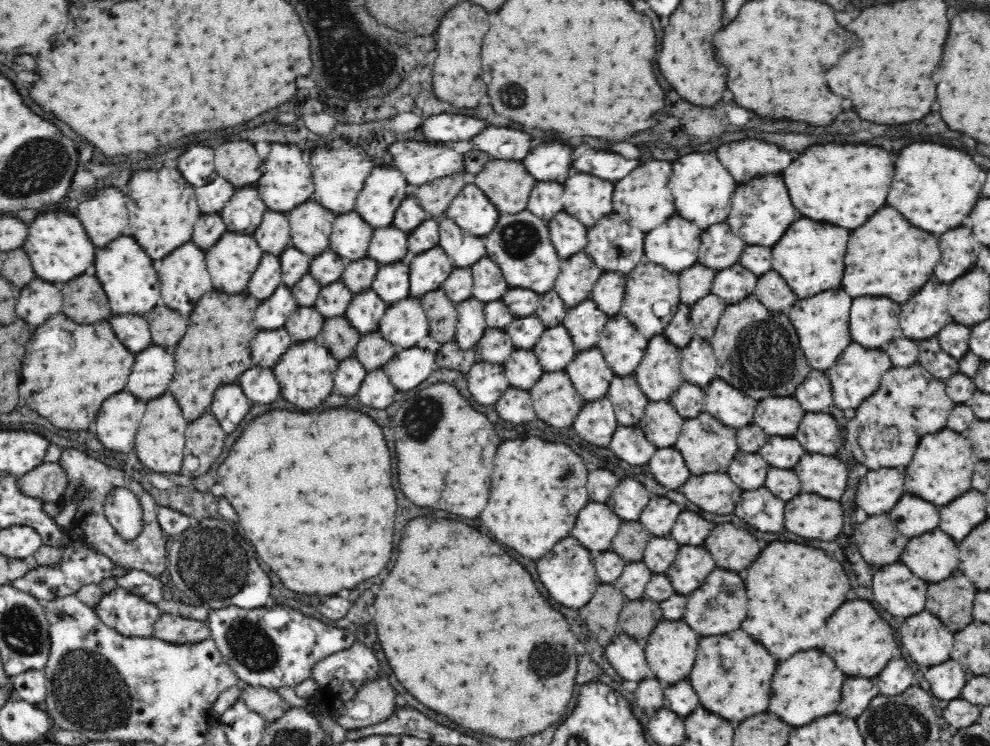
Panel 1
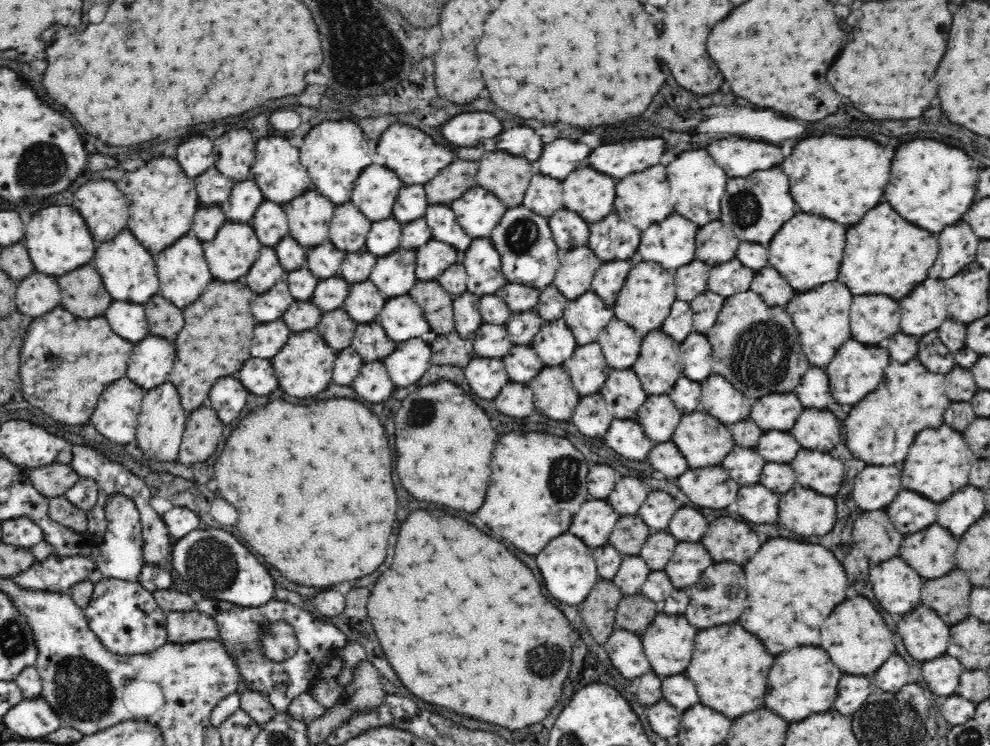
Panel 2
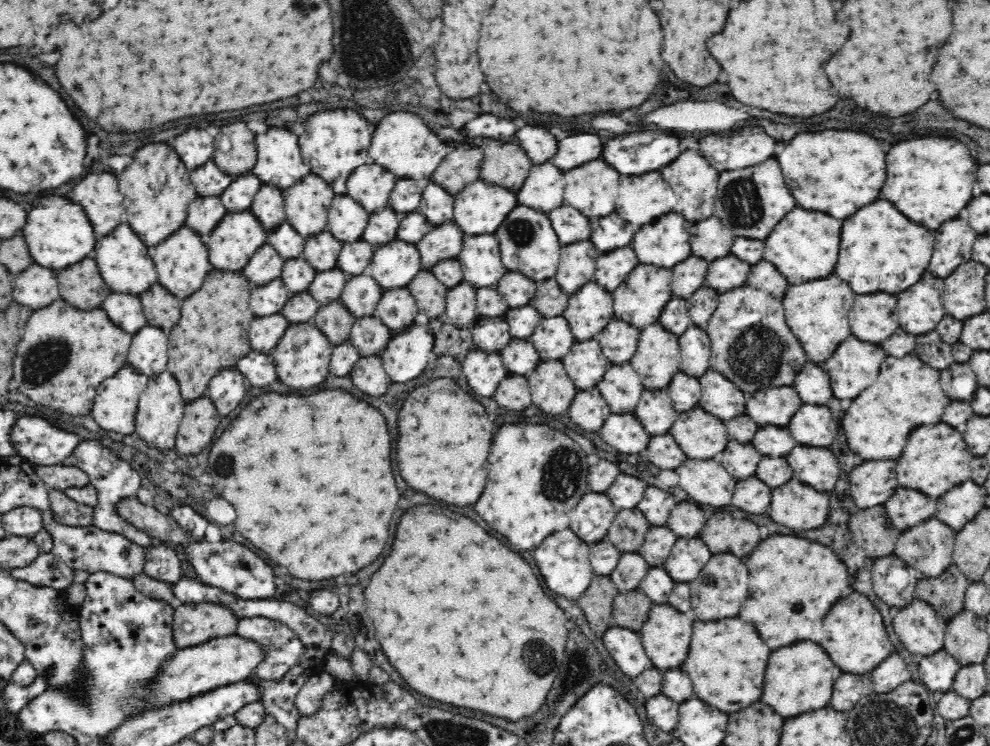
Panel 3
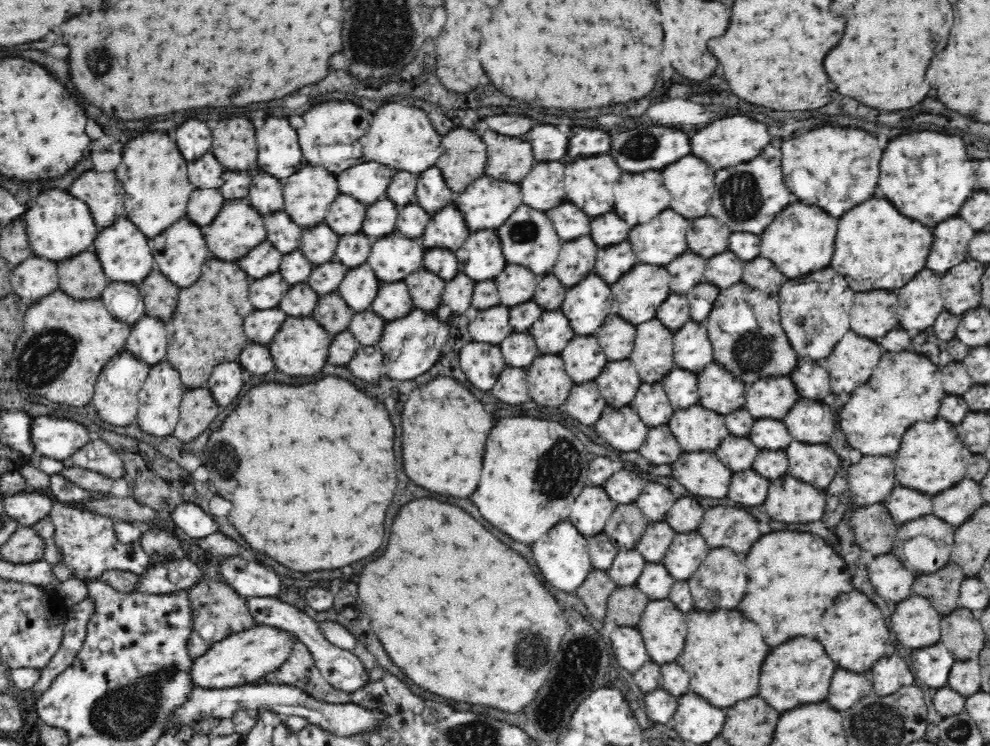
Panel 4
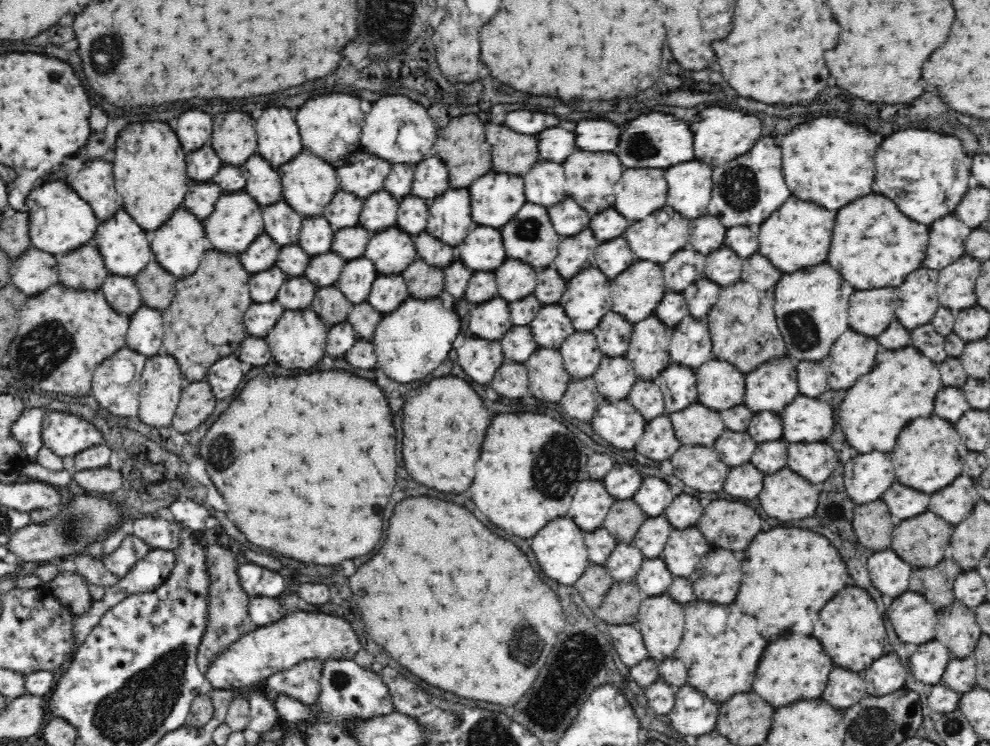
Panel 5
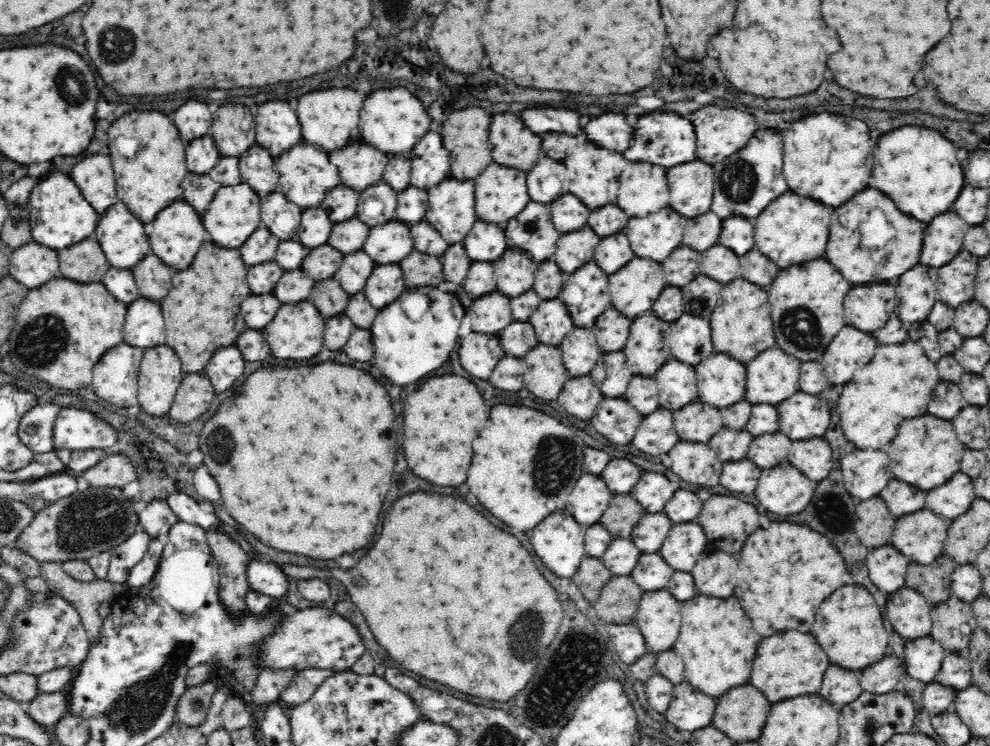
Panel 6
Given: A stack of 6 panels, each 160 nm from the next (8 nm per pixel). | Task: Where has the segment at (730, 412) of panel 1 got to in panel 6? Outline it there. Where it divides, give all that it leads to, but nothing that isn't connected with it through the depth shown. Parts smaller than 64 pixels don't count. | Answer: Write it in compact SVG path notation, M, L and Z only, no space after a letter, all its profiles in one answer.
M711 354L695 366L699 400L717 409L732 406L745 398L745 363L728 354Z

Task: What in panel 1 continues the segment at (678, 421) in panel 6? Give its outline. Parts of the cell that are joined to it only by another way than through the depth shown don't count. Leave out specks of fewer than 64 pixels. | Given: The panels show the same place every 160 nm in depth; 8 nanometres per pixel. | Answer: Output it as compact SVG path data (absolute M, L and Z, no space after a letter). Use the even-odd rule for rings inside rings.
M704 412L704 414L698 414L692 420L685 419L672 448L683 454L683 459L691 474L698 476L698 474L704 474L704 472L726 473L728 464L732 462L732 458L738 452L736 430L722 424L717 418L712 418L710 414ZM706 426L712 428L712 430L708 432Z

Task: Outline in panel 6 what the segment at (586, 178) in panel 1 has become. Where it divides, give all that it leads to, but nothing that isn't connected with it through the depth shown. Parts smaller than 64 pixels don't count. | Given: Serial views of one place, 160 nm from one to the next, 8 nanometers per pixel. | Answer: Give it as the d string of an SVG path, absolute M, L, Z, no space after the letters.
M584 142L576 148L574 154L570 154L564 160L564 166L566 166L566 176L568 176L568 190L574 196L578 196L588 208L598 208L598 206L616 202L616 192L620 186L618 178L626 166L626 160L622 154L614 150L598 148L592 142Z

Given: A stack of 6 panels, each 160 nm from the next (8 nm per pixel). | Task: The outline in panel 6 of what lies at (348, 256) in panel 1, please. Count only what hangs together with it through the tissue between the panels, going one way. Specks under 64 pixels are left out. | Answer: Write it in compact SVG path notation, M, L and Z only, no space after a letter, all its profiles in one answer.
M345 184L334 186L320 204L333 223L356 217L360 193Z

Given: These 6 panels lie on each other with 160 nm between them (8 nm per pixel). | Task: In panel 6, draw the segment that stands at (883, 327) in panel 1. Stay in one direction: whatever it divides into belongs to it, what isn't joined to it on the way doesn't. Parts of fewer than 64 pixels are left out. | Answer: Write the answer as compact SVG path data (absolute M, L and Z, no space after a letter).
M888 284L854 286L844 302L844 316L848 325L858 330L874 332L882 328L894 314L896 288Z

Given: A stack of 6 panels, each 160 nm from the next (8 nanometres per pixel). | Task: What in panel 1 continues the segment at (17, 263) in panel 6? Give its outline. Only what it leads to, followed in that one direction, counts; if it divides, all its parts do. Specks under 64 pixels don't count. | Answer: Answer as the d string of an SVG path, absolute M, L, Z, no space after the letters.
M36 278L20 290L15 311L35 328L62 311L62 294L54 284Z

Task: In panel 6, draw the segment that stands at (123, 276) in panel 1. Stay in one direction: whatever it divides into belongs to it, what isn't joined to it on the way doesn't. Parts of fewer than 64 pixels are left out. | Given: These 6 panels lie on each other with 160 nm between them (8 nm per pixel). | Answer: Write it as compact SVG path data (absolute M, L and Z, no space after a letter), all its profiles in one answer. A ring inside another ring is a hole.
M122 202L114 204L100 218L96 228L96 240L100 242L108 262L114 268L134 268L148 252L150 244L144 226ZM128 246L128 248L108 248Z

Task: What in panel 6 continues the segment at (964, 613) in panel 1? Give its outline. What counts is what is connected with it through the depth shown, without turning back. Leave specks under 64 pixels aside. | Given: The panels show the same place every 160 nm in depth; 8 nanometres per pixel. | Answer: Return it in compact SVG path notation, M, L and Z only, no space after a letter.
M942 554L932 564L909 563L905 586L919 592L932 606L952 595L951 574L956 564Z

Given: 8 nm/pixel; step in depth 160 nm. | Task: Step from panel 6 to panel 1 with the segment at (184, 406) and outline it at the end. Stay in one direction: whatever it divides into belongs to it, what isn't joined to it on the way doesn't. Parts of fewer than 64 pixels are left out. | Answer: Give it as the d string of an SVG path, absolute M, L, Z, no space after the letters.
M210 411L202 415L201 418L189 422L185 430L186 442L183 456L196 456L198 468L190 473L190 470L182 467L181 473L192 481L204 474L212 466L212 462L222 454L224 436L227 436L218 419Z

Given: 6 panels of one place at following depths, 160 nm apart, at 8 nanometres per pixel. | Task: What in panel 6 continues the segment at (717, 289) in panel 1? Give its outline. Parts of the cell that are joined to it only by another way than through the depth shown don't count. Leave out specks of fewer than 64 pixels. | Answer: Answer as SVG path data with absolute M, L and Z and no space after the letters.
M716 244L702 254L704 254L704 258L700 262L702 274L706 274L718 282L730 282L740 276L740 260L726 246Z

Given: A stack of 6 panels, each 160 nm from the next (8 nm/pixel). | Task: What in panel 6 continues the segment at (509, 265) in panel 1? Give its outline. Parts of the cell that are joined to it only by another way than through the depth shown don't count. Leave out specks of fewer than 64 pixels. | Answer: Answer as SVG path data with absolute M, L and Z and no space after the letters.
M530 202L506 228L508 246L524 250L536 262L544 262L556 252L558 238L560 234L550 220L550 208L540 202Z

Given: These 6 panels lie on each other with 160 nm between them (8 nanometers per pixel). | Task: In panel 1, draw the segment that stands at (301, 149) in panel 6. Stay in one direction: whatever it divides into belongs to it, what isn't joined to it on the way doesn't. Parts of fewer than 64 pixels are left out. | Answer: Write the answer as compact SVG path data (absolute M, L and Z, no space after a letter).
M310 200L296 206L287 214L291 230L291 244L311 258L329 248L331 226L336 214Z

